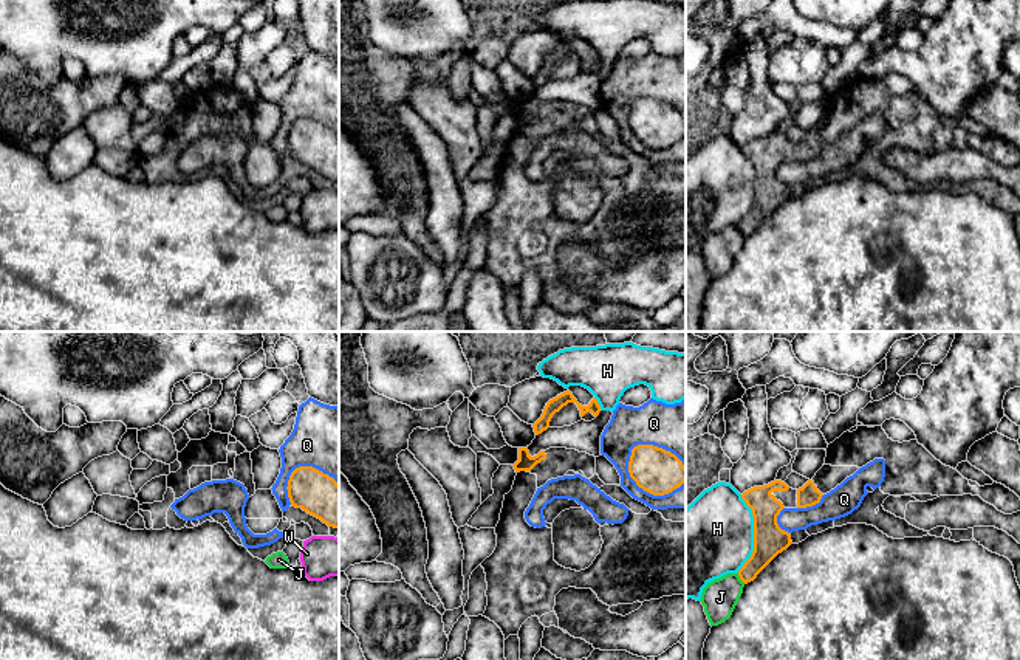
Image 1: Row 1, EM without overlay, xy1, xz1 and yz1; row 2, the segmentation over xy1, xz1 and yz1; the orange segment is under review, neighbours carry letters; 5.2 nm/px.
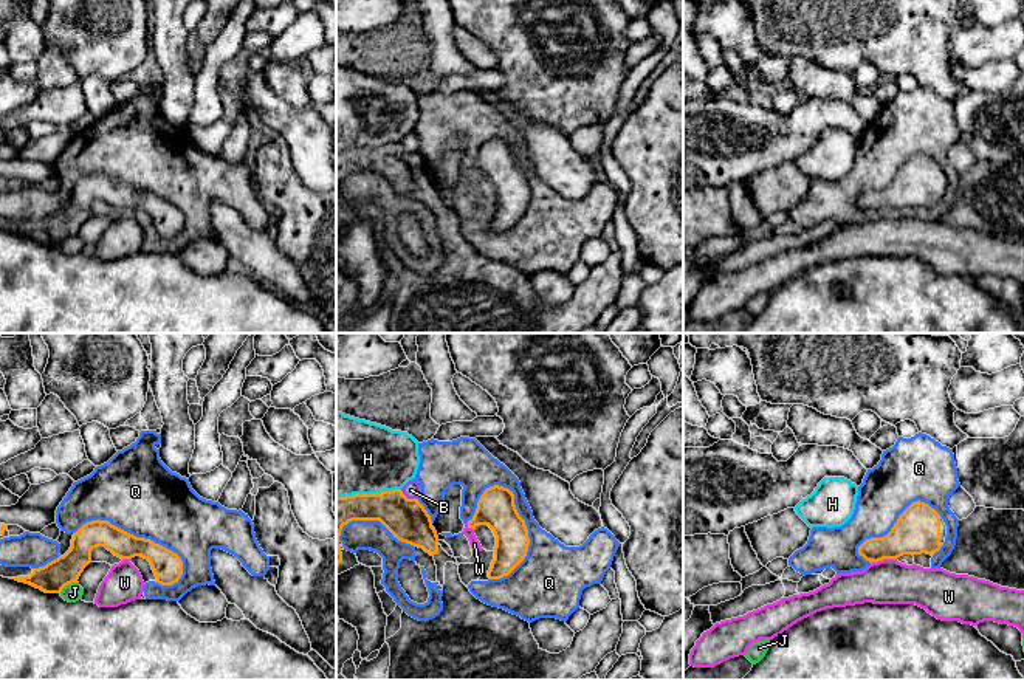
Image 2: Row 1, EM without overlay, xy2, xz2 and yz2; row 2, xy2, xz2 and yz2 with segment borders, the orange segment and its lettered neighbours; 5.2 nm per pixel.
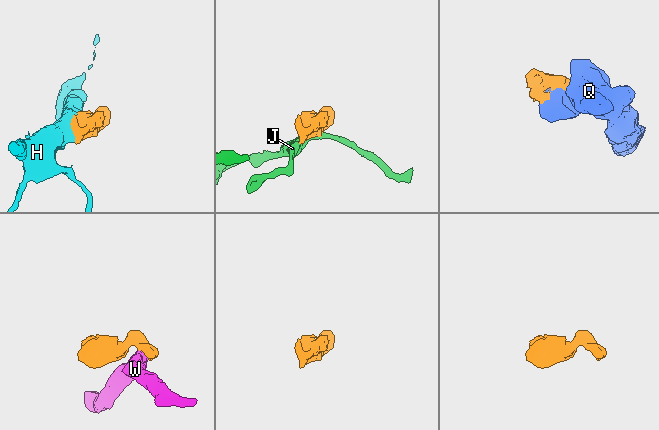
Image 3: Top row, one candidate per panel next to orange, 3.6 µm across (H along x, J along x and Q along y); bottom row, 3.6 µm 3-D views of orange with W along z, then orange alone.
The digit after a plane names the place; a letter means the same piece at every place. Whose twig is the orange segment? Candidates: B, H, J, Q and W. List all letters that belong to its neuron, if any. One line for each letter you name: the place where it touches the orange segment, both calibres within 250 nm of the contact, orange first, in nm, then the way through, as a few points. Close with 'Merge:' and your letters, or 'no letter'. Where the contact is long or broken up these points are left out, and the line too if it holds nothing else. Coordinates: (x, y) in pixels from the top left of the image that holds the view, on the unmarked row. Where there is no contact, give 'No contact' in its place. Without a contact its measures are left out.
Merge: no letter

